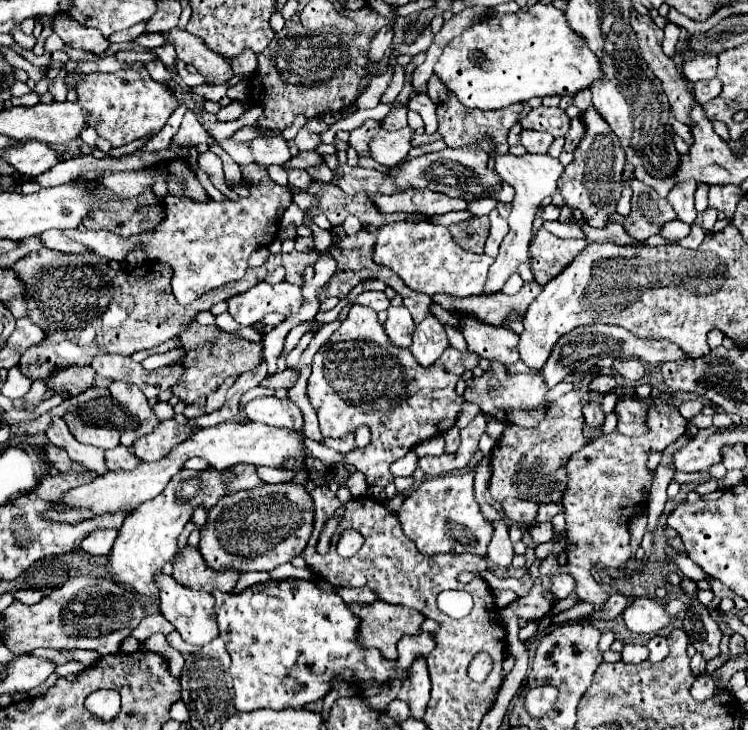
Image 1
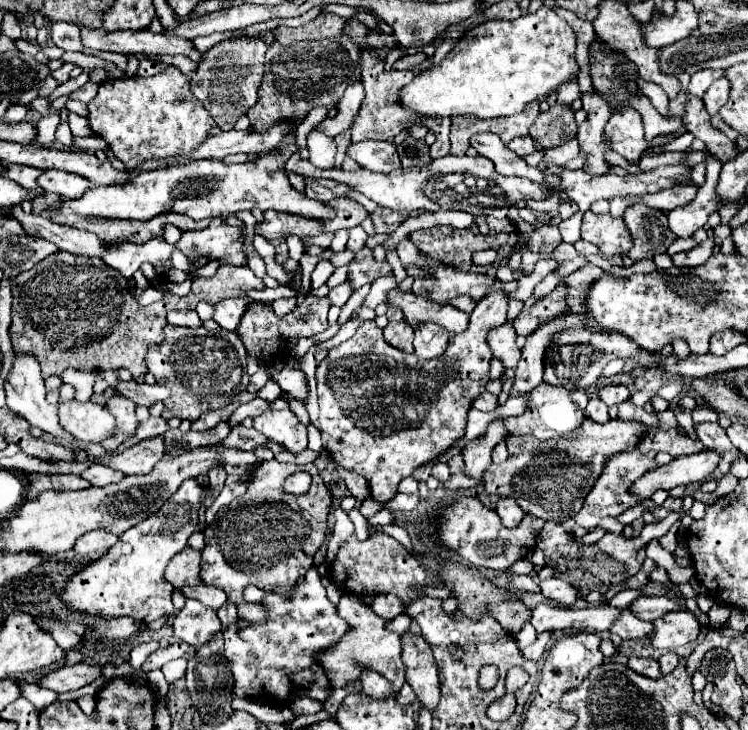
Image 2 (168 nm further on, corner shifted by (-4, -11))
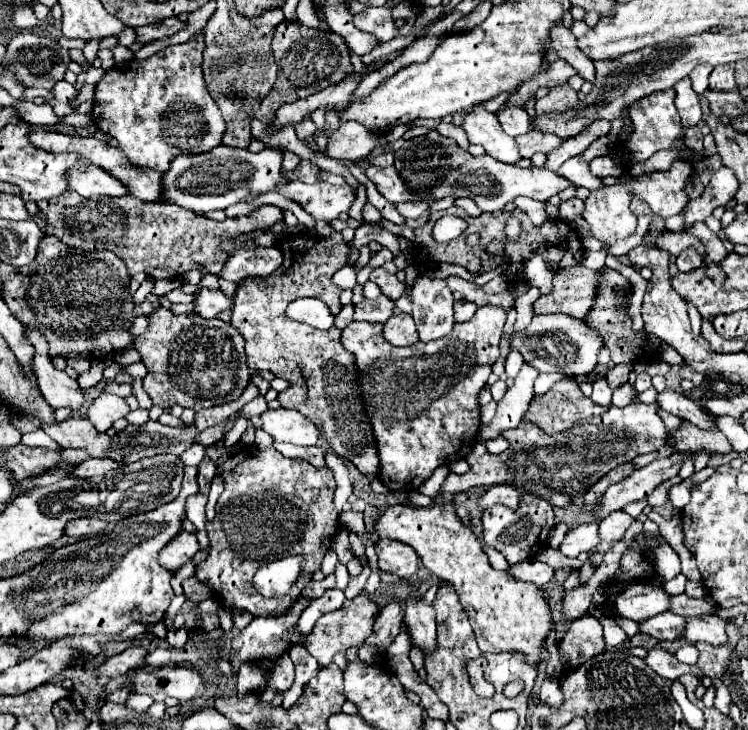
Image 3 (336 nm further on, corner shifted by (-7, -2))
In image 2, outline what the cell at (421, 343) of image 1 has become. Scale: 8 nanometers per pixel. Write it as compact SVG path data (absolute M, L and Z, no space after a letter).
M419 323L415 327L415 339L413 339L413 347L415 347L415 355L419 359L433 359L437 355L441 355L441 351L445 351L445 345L449 343L449 333L435 325L435 323Z

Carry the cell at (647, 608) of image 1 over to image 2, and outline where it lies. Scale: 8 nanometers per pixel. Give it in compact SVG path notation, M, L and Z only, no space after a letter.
M689 611L667 613L663 619L655 621L655 627L657 635L651 635L651 645L659 651L673 651L689 645L701 633L701 625Z

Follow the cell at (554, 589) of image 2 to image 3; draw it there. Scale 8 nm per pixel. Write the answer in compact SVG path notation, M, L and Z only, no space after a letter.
M526 560L526 562L520 562L520 564L512 566L510 574L520 578L520 580L534 582L536 586L546 586L554 578L554 568L550 568L548 564L542 564L538 560Z

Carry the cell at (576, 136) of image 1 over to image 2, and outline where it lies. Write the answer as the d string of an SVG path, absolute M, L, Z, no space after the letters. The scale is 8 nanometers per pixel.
M569 139L567 143L563 143L559 147L551 147L545 151L547 163L553 163L553 165L565 165L569 159L573 159L577 155L579 155L577 139Z

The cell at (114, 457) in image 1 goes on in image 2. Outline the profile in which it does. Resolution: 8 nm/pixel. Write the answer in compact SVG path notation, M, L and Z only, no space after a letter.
M91 465L87 471L83 471L83 475L91 485L109 485L109 483L117 483L121 481L125 475L121 471L109 469L109 467L99 467L99 465Z

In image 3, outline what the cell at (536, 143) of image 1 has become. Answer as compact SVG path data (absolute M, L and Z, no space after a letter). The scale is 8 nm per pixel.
M504 108L504 110L500 110L498 120L500 120L504 132L510 134L512 138L522 136L522 134L526 134L530 130L528 114L522 108Z

